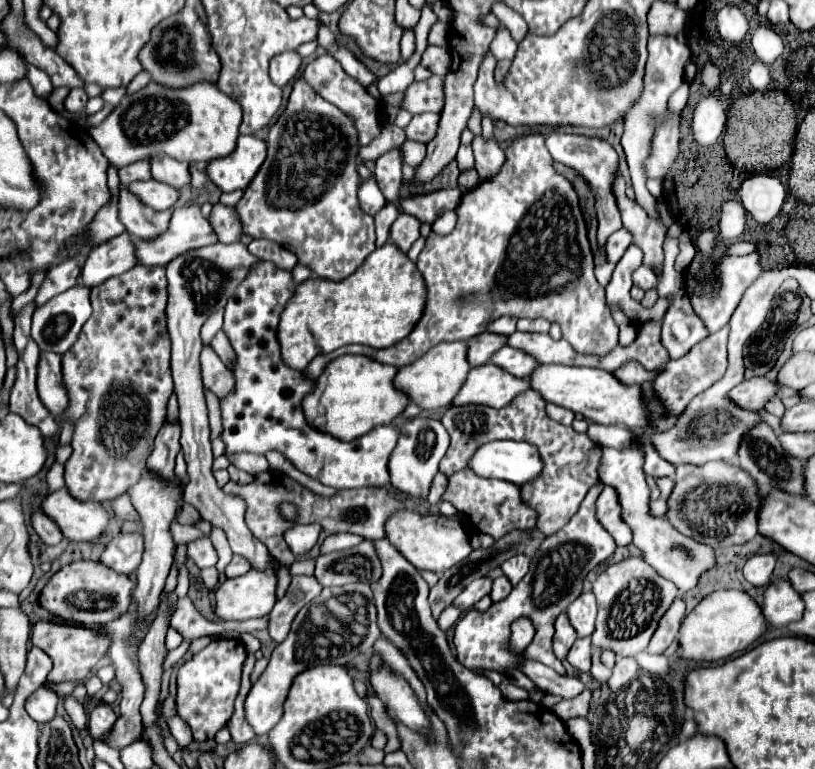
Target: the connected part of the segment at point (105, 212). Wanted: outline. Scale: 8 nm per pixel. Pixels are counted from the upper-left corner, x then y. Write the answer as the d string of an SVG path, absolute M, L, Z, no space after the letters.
M113 165L108 166L107 182L111 193L111 200L98 209L94 219L88 223L88 227L78 235L64 241L60 255L66 259L72 257L86 257L94 247L102 245L104 241L112 239L114 235L122 233L124 227L118 218L119 176L118 170Z

